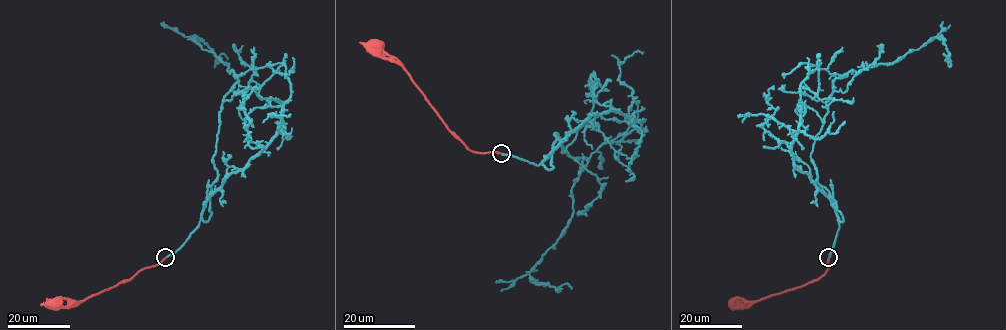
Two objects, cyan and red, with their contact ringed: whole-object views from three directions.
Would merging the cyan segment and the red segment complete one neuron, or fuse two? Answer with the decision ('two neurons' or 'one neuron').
one neuron

